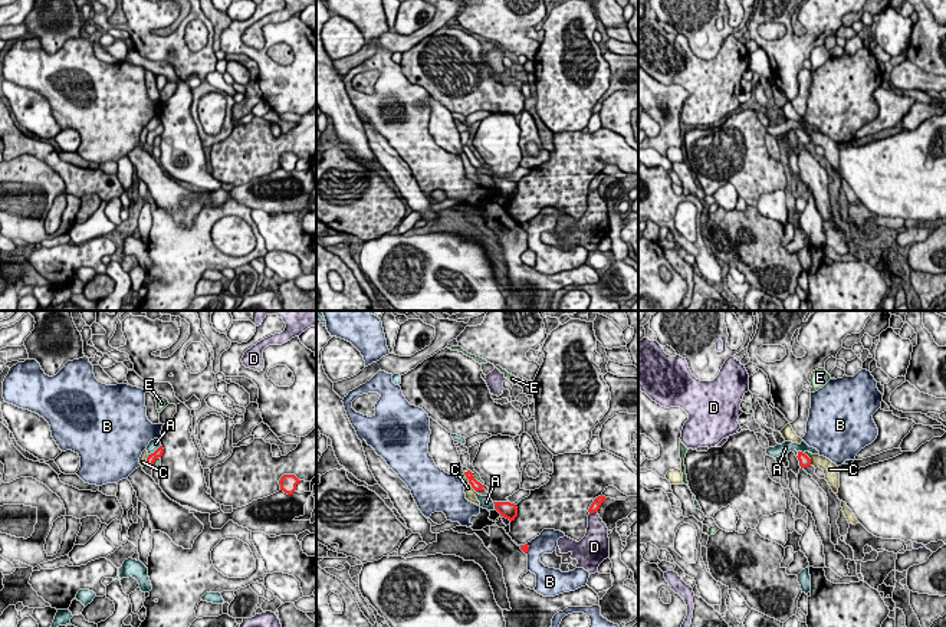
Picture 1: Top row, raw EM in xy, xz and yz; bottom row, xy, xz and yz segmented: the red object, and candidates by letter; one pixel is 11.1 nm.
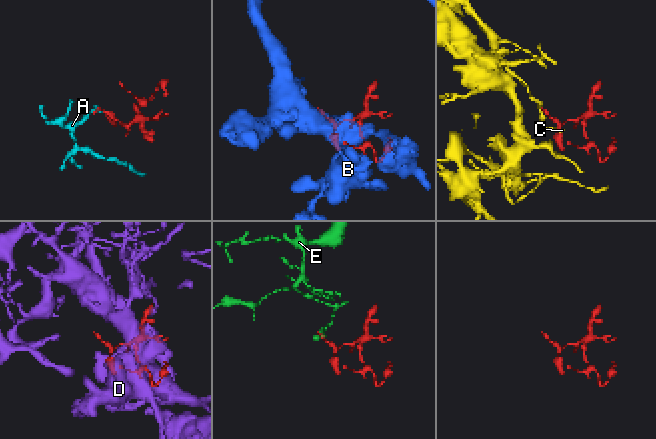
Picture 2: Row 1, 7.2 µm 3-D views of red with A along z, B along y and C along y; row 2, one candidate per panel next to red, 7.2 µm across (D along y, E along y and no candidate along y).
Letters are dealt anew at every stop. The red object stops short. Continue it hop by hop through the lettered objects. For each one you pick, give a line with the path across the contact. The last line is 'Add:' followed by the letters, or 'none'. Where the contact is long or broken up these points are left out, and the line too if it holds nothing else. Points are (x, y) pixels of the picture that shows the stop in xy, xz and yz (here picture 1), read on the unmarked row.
Add: none

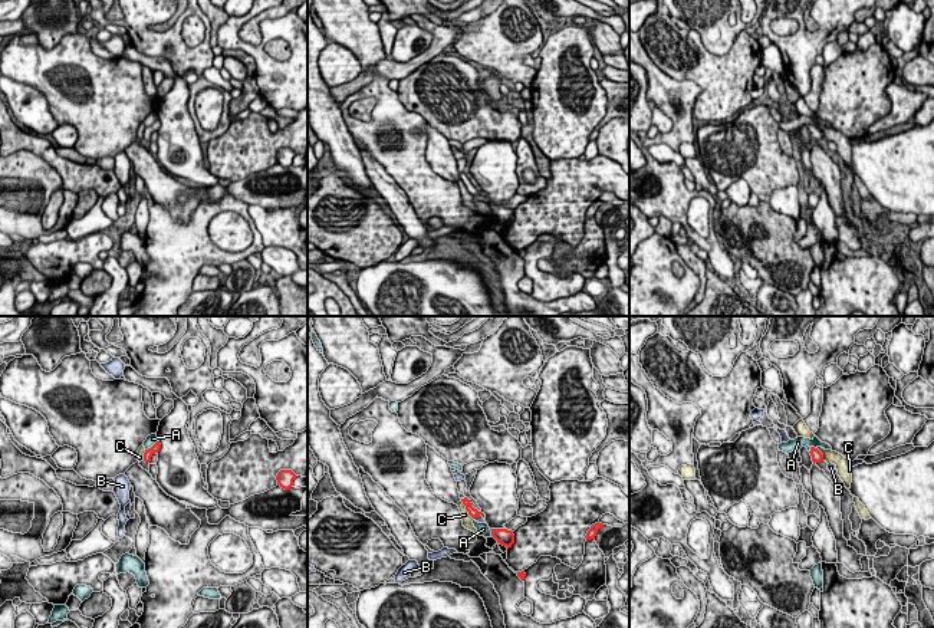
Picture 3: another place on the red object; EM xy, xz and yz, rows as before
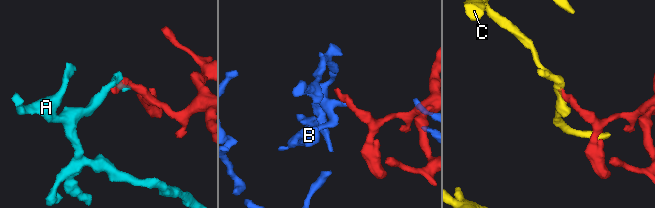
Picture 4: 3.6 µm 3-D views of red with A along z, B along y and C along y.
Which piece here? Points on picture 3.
Add: none

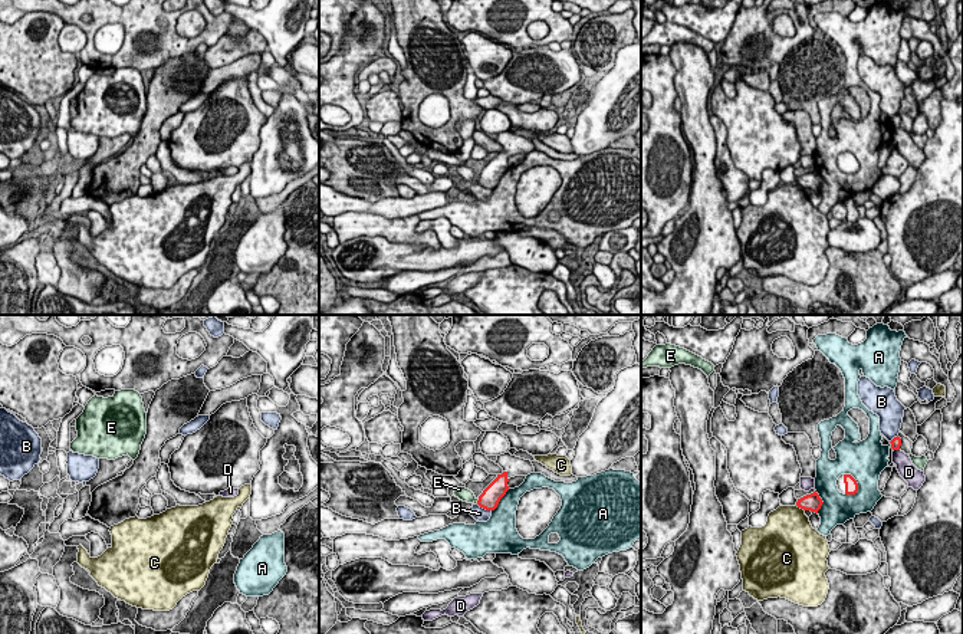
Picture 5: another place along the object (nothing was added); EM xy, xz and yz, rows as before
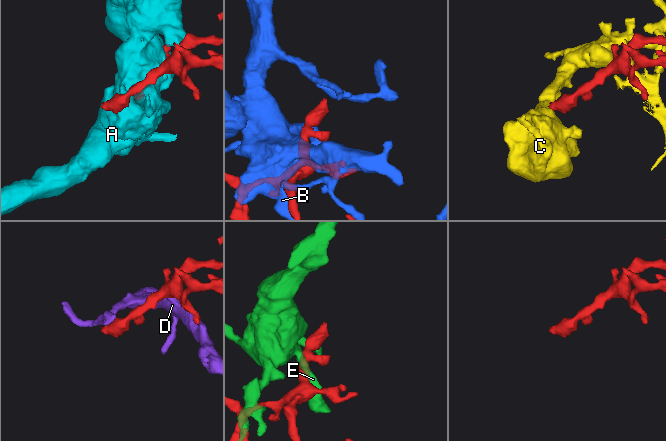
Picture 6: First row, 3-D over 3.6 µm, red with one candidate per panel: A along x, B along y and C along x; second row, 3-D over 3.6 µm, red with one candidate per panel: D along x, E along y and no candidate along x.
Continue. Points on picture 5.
Add: none

